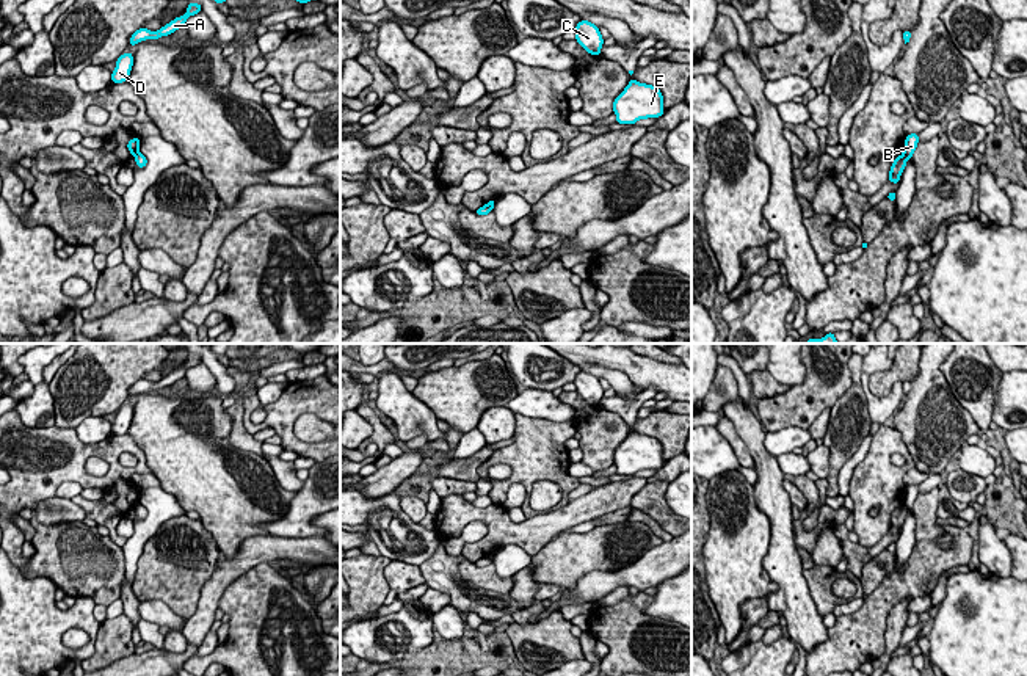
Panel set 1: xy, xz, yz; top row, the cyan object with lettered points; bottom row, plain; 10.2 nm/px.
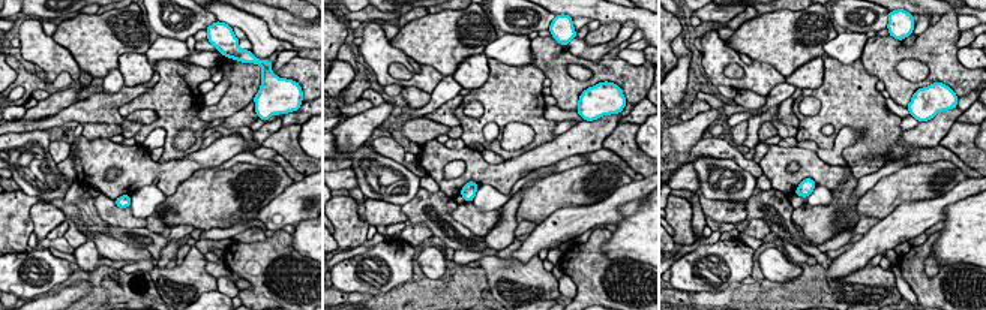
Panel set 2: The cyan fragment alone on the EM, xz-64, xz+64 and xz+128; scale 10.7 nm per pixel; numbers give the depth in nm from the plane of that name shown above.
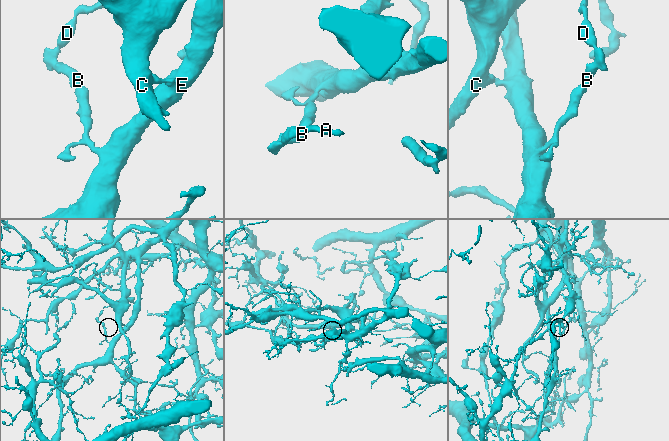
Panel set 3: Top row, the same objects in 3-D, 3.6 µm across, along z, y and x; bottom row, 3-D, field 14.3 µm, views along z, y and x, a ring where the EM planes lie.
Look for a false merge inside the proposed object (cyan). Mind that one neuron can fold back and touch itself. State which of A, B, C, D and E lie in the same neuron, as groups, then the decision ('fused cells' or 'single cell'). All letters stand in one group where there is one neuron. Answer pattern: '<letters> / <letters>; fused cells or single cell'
A B C D / E; fused cells

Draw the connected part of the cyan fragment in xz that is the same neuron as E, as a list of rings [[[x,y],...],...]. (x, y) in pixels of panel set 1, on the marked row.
[[[630,80],[613,100],[618,124],[633,125],[640,119],[660,118],[665,113],[663,94],[657,86]]]

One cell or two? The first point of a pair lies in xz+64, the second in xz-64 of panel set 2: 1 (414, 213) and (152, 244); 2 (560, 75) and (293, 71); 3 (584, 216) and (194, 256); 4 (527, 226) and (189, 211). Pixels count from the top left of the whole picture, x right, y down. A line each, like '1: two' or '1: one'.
1: one
2: one
3: two
4: two

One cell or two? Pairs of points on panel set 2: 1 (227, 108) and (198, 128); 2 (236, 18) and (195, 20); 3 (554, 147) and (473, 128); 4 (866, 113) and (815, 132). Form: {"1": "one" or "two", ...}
{"1": "two", "2": "two", "3": "two", "4": "one"}

